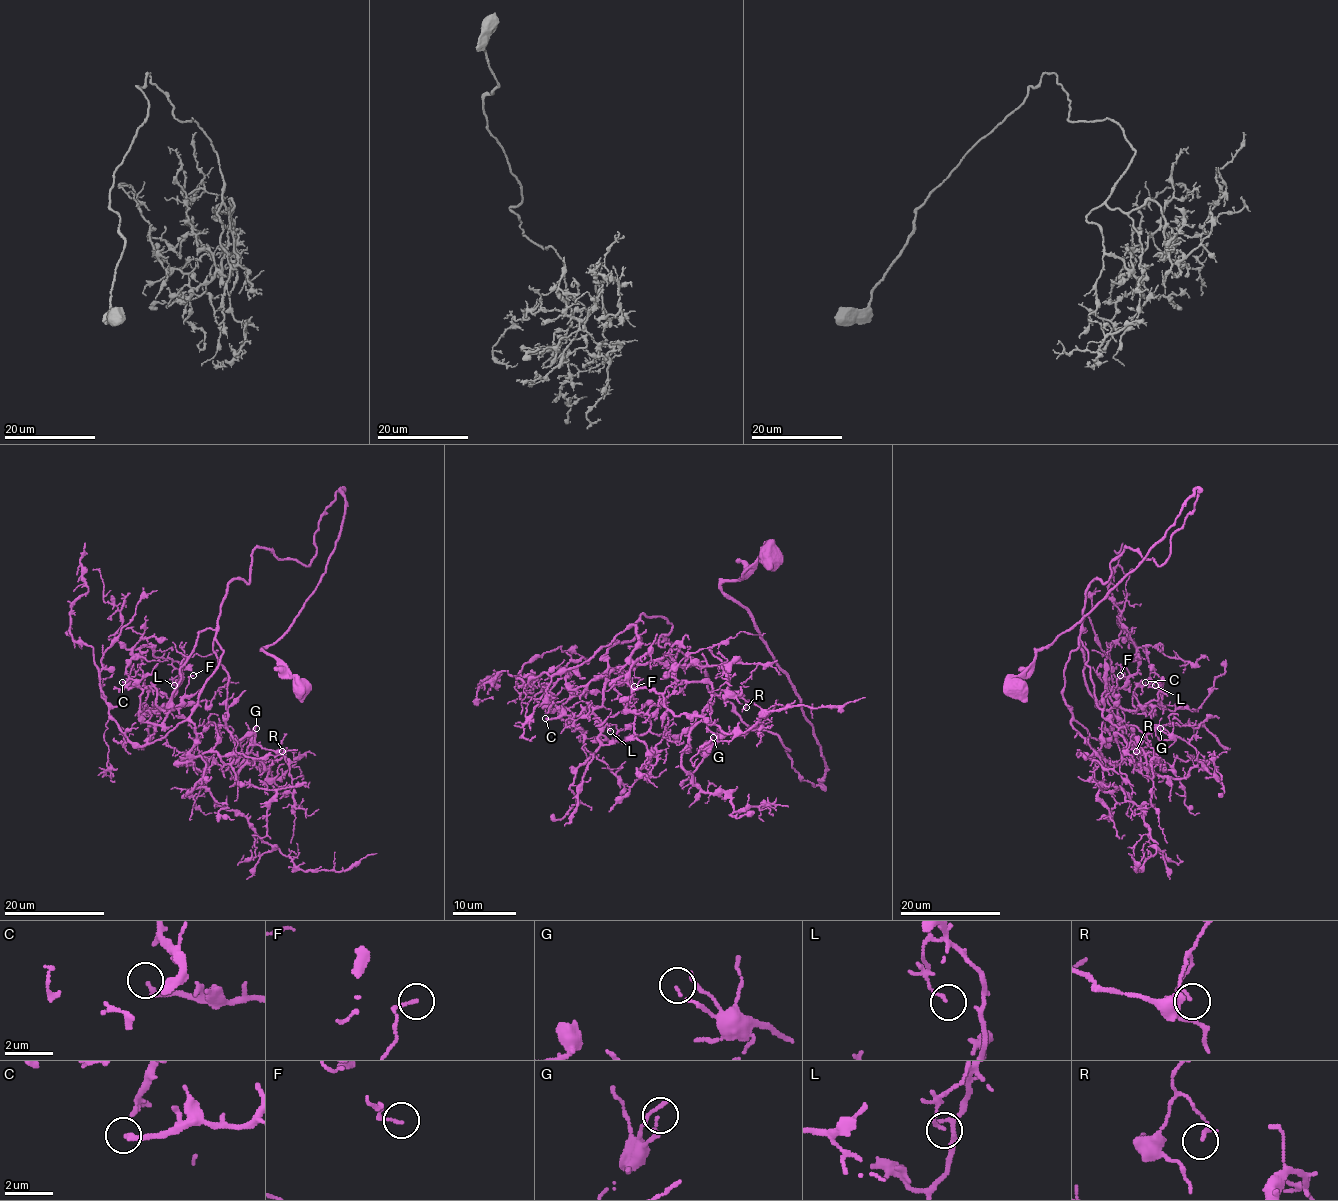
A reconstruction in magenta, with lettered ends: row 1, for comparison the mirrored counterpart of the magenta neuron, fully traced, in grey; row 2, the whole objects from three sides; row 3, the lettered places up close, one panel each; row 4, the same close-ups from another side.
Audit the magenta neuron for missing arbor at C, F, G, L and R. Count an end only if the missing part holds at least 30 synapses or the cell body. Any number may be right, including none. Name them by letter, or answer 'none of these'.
C

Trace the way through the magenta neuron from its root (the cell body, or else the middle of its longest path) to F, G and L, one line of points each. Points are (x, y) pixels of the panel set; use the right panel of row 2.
F: (1013, 688), (1196, 489), (1160, 566), (1126, 547), (1088, 585), (1079, 645), (1102, 709), (1120, 675)
G: (1013, 688), (1196, 489), (1170, 556), (1126, 547), (1083, 607), (1115, 739), (1184, 778), (1196, 752), (1160, 728)
L: (1013, 688), (1196, 489), (1160, 566), (1126, 547), (1086, 592), (1096, 703), (1156, 705), (1151, 673), (1155, 685)

